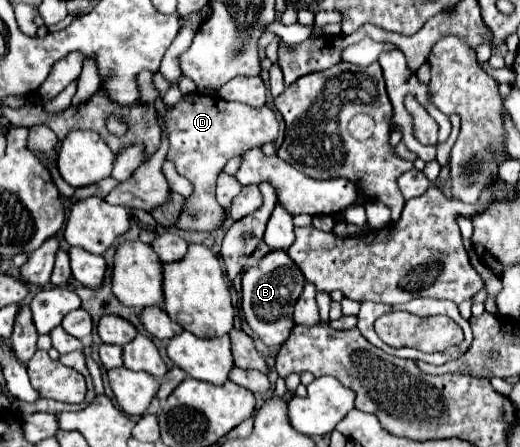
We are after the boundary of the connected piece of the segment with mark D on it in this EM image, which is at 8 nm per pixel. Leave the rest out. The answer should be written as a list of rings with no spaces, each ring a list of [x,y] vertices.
[[[188,93],[176,105],[168,107],[162,99],[154,103],[158,117],[162,117],[162,131],[168,135],[168,155],[166,161],[176,165],[178,175],[186,177],[194,191],[184,201],[180,211],[180,219],[176,219],[174,227],[180,231],[216,231],[226,223],[226,209],[216,201],[216,177],[224,169],[224,165],[252,147],[260,147],[262,143],[272,143],[278,135],[278,121],[270,107],[250,107],[242,103],[224,101],[220,97]]]

